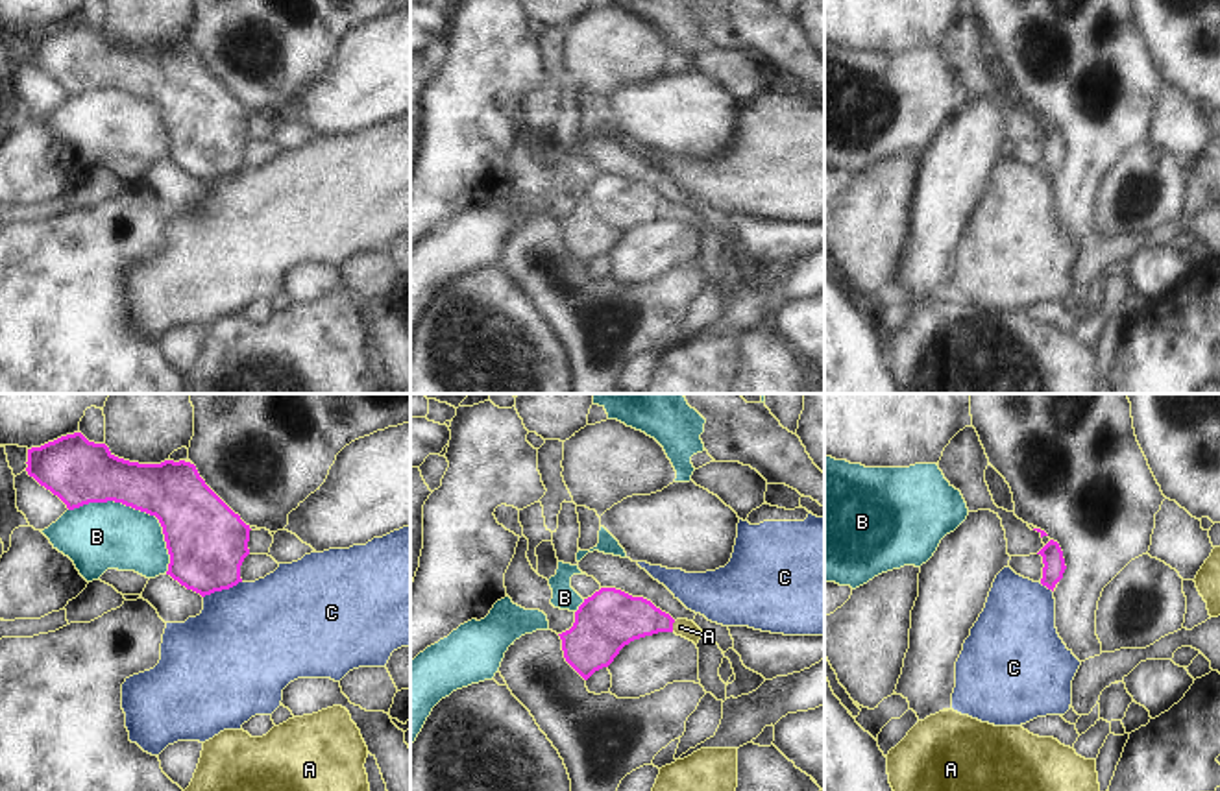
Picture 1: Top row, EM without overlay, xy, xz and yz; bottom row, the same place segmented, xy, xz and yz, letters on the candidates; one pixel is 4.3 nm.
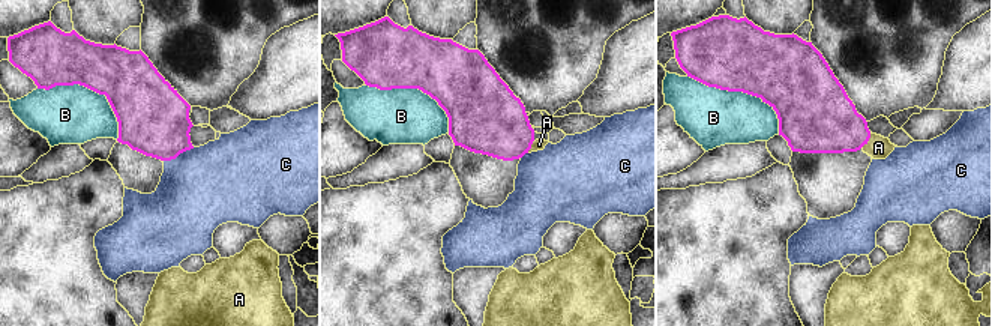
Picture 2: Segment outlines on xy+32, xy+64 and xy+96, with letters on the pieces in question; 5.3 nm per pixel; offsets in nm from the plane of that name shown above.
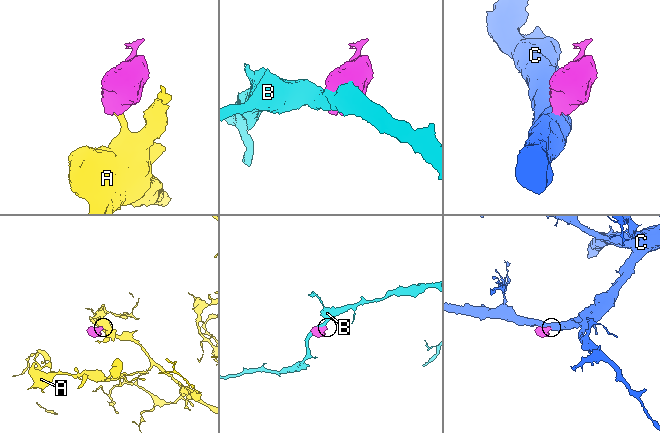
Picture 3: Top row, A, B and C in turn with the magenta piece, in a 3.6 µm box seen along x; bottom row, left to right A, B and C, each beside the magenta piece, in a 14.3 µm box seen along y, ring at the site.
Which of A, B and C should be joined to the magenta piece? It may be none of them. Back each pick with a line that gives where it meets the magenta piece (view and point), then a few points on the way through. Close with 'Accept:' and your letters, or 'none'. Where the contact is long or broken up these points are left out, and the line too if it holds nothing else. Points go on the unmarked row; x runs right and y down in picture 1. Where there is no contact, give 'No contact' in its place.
A: Touches magenta at xz (671, 213). Path across: xz (616, 204), (644, 204), (671, 213), (681, 213)
Accept: A.

